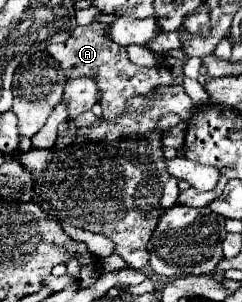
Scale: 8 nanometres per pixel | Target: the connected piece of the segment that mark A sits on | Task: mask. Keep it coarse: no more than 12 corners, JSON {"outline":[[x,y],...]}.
{"outline":[[108,25],[76,27],[48,47],[70,79],[98,81],[104,119],[128,97],[170,85],[162,65],[134,65]]}

